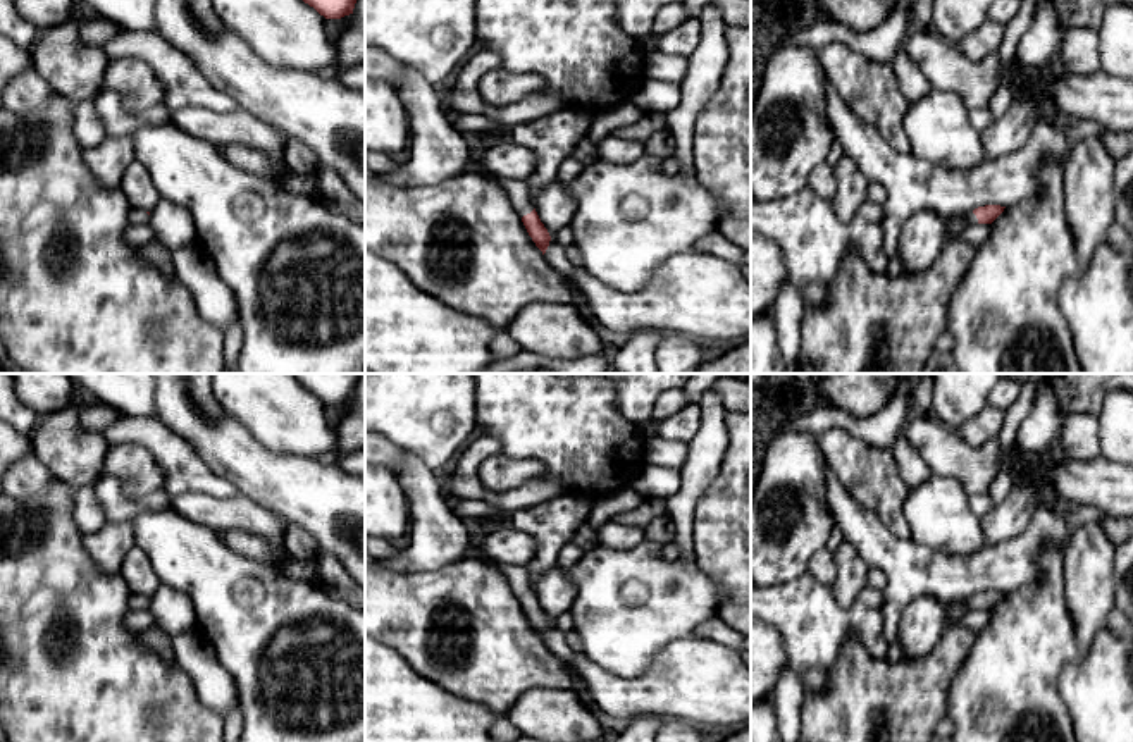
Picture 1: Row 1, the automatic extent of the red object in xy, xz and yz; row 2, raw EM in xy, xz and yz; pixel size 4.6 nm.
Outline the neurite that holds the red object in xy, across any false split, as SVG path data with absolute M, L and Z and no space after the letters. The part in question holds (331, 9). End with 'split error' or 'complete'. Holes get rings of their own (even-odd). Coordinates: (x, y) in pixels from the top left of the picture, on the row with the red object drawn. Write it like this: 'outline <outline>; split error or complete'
outline M303 0L325 19L341 19L353 14L356 0Z; complete

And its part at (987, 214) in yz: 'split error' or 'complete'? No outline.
split error

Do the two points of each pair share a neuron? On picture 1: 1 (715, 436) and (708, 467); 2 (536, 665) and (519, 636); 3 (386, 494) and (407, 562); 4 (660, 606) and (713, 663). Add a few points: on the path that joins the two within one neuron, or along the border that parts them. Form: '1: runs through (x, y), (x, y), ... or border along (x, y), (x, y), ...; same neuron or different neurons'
1: runs through (710, 443), (708, 460); same neuron
2: runs through (529, 658), (519, 648), (519, 643); same neuron
3: border along (402, 491), (410, 510), (410, 531); different neurons
4: border along (694, 634), (667, 643), (653, 656); different neurons

